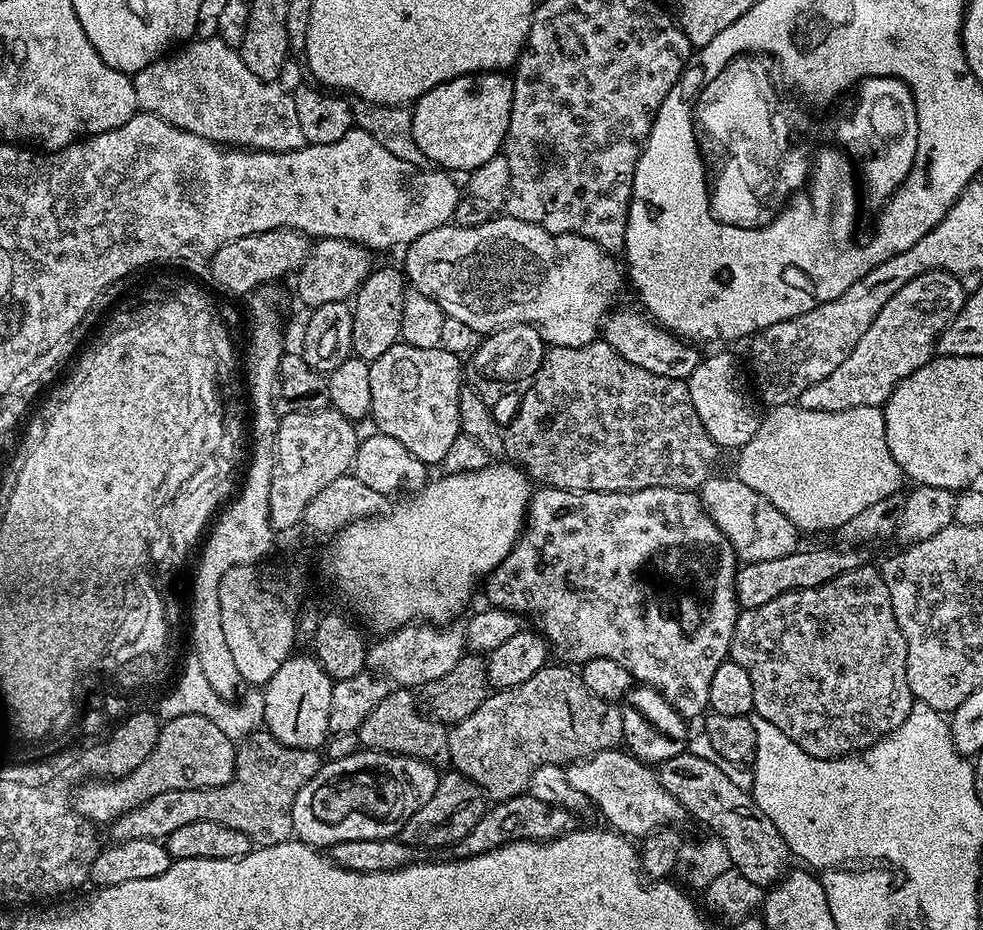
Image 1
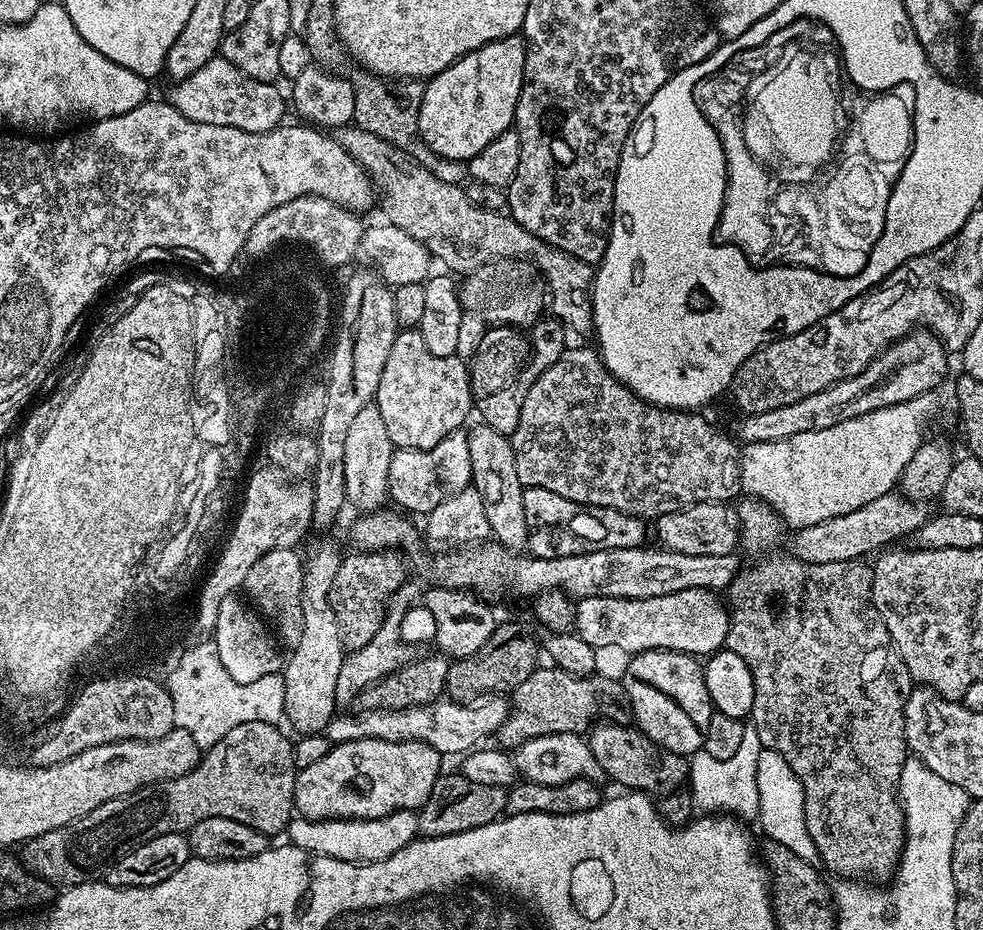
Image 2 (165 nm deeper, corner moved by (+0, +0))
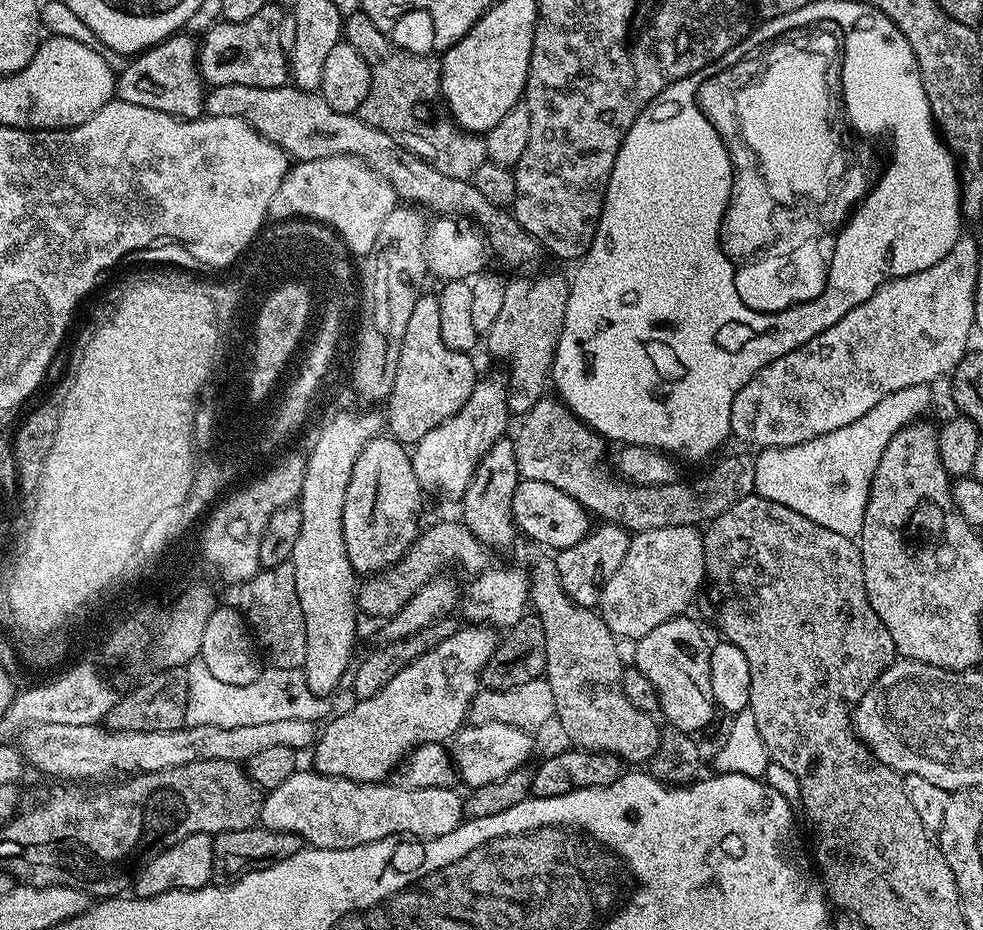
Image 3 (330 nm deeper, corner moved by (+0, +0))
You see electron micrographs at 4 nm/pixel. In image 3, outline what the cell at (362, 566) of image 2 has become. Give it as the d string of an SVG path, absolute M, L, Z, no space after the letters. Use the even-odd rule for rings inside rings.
M440 520L429 528L427 525L399 562L380 572L371 573L365 579L368 581L365 584L363 581L359 585L356 594L359 611L363 615L365 612L368 616L380 616L379 618L398 614L398 610L402 610L402 606L406 606L406 602L414 598L414 594L418 594L418 590L422 590L426 582L430 582L441 570L447 569L444 568L447 564L452 564L456 560L457 566L462 571L468 572L467 574L477 574L489 567L488 556L490 549L476 538L463 522L456 521L455 524L452 520Z

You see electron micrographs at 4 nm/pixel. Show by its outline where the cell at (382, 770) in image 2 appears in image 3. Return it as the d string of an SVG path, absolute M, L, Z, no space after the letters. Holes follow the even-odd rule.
M469 623L464 627L468 628L458 629L437 644L435 641L426 654L398 670L378 694L356 700L353 708L341 716L333 715L323 725L310 752L315 771L359 784L379 784L387 781L391 777L388 775L392 771L393 775L408 753L420 744L451 741L469 719L472 699L482 688L480 673L498 643L497 629L487 624Z

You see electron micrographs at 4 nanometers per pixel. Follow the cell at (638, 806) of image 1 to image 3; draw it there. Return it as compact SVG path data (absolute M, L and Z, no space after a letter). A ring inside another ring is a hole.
M486 722L485 724L469 723L456 733L450 744L452 763L456 765L459 779L468 786L489 784L506 778L506 774L514 774L514 770L525 767L532 756L531 731L515 728L502 722Z

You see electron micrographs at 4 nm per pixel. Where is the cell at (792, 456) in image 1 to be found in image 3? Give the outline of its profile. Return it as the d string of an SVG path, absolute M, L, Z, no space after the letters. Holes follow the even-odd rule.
M926 384L906 386L906 390L894 390L894 394L886 394L886 398L882 398L882 402L874 406L874 410L866 410L866 414L862 414L858 422L850 422L850 426L830 430L830 434L810 438L810 442L802 442L798 446L763 449L755 457L755 495L770 498L770 502L782 502L782 506L798 510L798 514L810 518L810 522L818 522L818 526L826 526L826 530L834 530L834 534L859 537L878 462L882 462L882 454L886 446L890 446L890 440L906 425L915 424L923 417L920 415L932 404L932 390Z

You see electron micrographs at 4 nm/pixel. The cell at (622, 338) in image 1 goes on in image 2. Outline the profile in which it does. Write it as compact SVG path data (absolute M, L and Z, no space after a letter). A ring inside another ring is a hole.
M355 126L341 128L340 144L364 167L364 173L372 179L373 189L384 199L387 219L394 226L406 230L410 238L424 244L424 249L436 256L453 273L467 274L505 258L527 258L536 265L546 289L546 304L551 315L561 324L576 332L593 331L592 327L592 282L593 265L574 258L554 246L539 240L526 230L511 215L492 212L485 206L477 206L459 184L442 182L434 178L426 166L418 166L402 150L390 146L382 138Z

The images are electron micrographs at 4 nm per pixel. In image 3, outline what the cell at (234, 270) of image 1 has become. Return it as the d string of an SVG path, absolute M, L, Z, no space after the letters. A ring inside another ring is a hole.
M331 156L317 160L301 160L289 167L288 173L282 178L278 190L268 203L267 215L273 221L282 220L315 220L326 224L340 236L353 257L363 258L371 252L378 242L378 230L382 230L382 222L398 207L395 190L380 177L370 165L358 156Z

